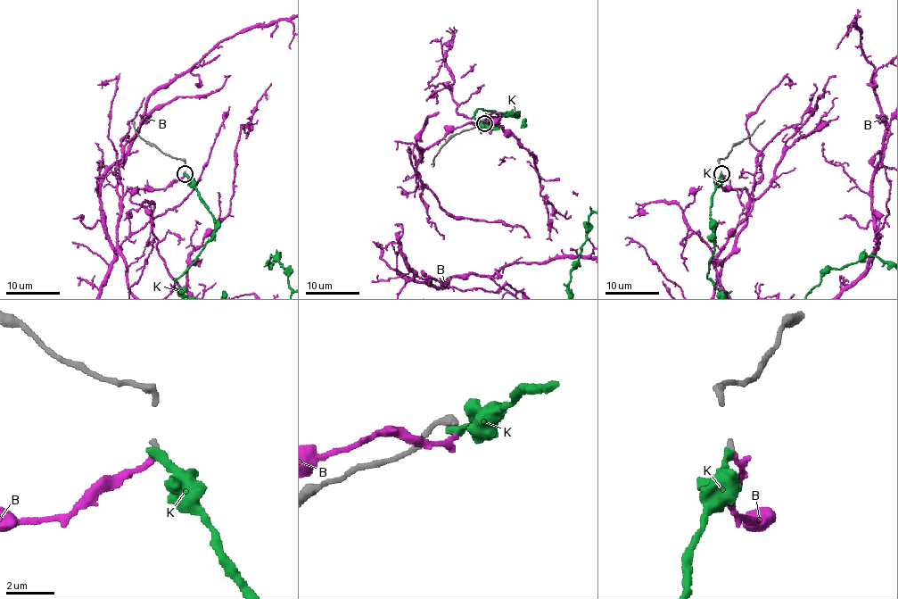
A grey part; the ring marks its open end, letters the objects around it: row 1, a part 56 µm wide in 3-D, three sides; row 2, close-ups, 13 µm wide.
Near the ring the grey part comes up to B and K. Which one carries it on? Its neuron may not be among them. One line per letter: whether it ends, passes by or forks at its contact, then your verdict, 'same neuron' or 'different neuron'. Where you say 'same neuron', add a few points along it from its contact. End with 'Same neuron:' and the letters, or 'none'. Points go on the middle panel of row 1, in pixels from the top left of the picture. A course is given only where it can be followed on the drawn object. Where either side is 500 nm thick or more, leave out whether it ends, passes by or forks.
B: it ends there; same neuron
K: it ends there; different neuron
Same neuron: B

